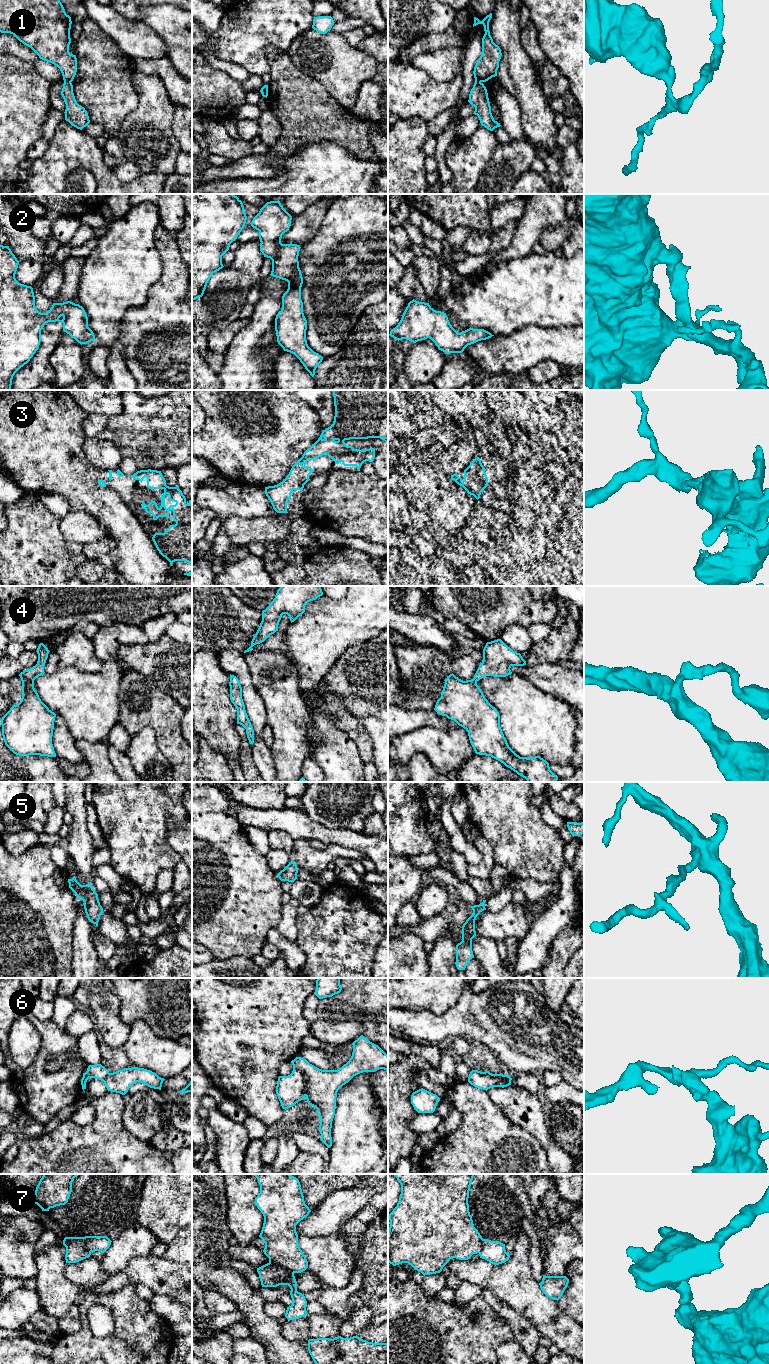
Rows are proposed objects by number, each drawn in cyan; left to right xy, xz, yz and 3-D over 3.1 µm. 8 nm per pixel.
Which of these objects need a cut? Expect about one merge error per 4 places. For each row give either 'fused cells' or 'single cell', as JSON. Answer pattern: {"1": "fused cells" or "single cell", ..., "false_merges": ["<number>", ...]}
{"1": "fused cells", "2": "single cell", "3": "single cell", "4": "single cell", "5": "single cell", "6": "fused cells", "7": "fused cells", "false_merges": ["1", "6", "7"]}

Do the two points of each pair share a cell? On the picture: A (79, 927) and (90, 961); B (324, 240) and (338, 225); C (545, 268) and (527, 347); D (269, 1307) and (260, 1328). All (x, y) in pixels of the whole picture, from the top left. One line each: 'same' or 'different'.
A: same
B: same
C: different
D: different

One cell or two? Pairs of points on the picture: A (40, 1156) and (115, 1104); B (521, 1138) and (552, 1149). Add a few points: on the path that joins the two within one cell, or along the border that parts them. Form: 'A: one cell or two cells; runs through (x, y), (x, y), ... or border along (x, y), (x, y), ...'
A: one cell; runs through (60, 1156), (68, 1156), (100, 1124)
B: two cells; border along (525, 1129), (540, 1143), (546, 1152), (549, 1163)

